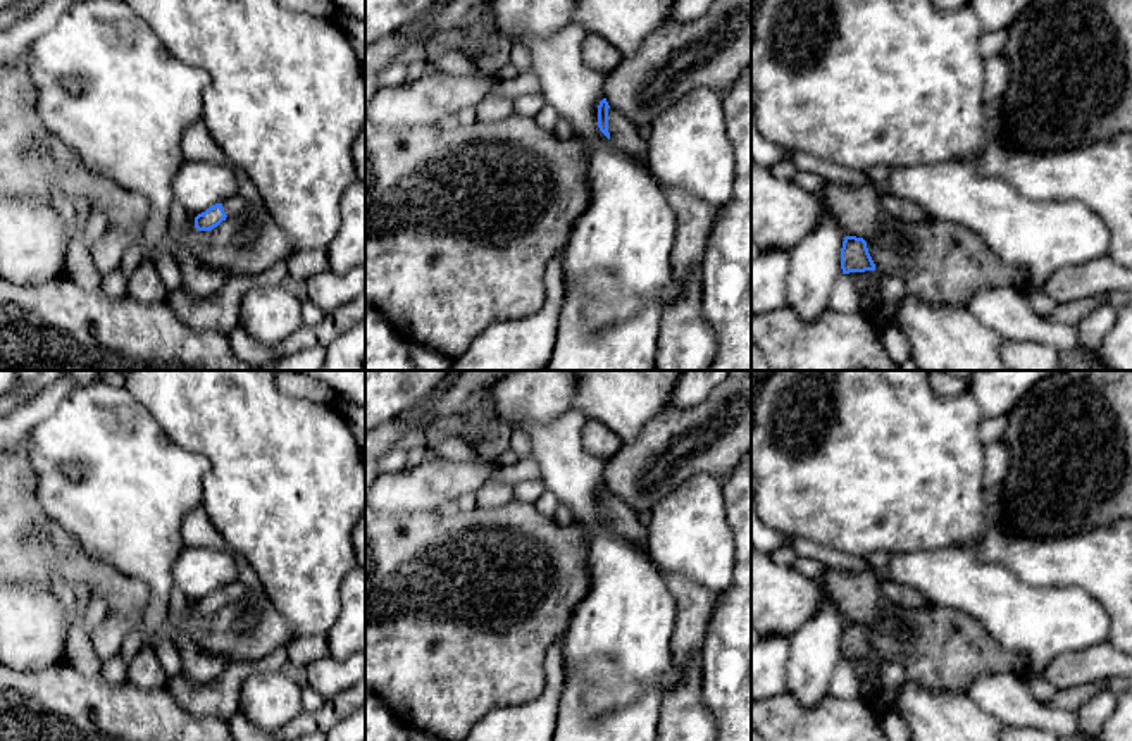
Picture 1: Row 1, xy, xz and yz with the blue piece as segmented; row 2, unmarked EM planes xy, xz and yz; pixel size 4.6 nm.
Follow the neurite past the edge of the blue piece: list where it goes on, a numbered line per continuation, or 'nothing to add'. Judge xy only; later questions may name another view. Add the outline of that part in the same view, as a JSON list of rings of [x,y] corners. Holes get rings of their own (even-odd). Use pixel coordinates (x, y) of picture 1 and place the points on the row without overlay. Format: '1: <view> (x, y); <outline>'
1: xy (233, 591); [[[234,581],[227,586],[222,586],[221,589],[222,589],[226,601],[233,603],[233,601],[239,600],[248,588],[243,582]]]

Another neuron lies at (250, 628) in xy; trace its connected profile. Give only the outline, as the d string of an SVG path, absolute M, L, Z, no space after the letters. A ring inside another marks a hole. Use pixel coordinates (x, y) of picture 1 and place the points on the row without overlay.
M252 588L210 617L198 617L195 603L190 603L184 617L174 617L167 610L165 619L146 638L145 646L155 650L160 641L174 644L179 629L186 631L205 655L253 665L258 665L276 648L286 648L295 638L291 624L265 591Z

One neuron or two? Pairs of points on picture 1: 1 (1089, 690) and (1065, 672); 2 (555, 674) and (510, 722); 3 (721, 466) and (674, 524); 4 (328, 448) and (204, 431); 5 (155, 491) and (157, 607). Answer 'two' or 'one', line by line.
1: two
2: one
3: two
4: one
5: one

